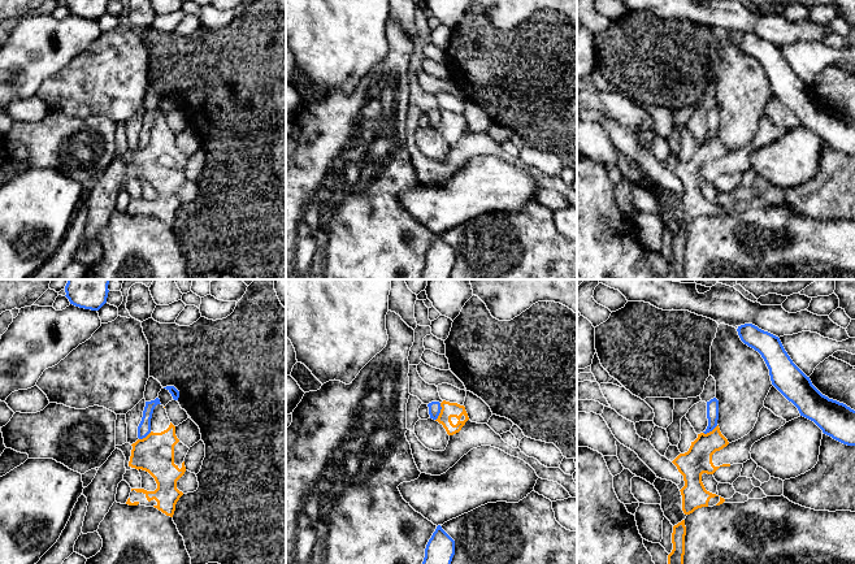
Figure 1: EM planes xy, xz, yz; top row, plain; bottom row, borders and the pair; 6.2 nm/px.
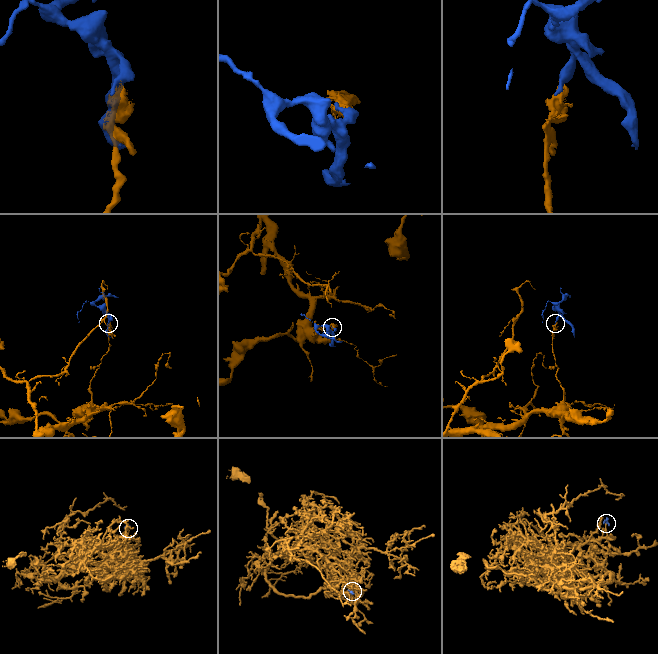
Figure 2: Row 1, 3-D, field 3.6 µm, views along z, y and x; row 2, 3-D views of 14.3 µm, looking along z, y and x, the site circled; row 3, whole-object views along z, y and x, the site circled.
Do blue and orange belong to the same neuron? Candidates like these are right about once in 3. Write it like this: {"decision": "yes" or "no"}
{"decision": "no"}

